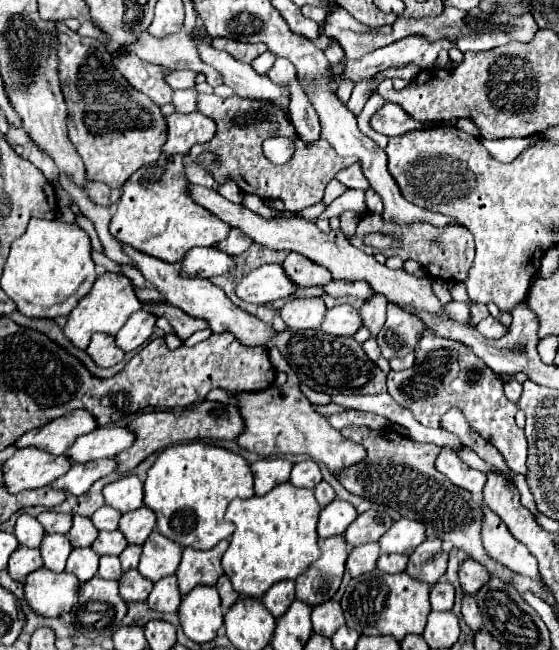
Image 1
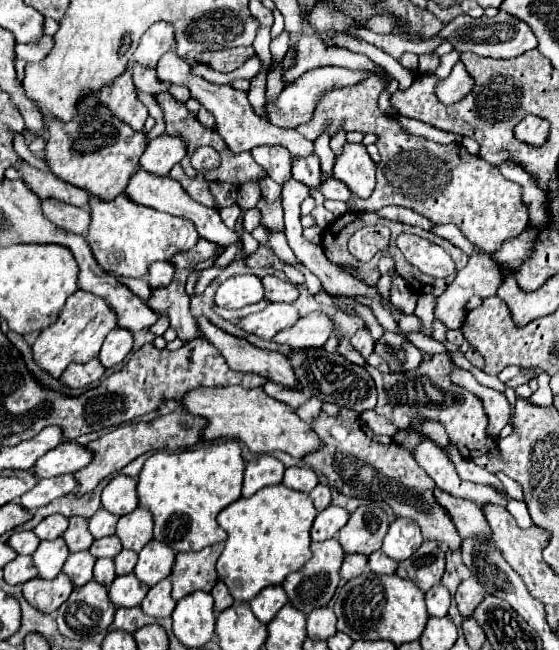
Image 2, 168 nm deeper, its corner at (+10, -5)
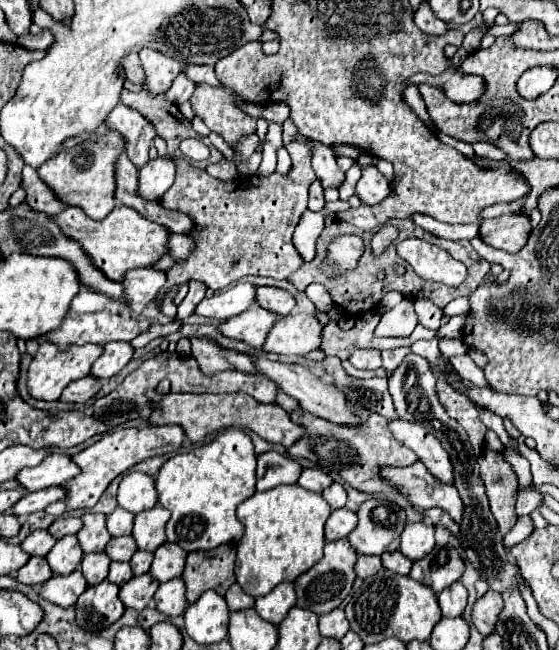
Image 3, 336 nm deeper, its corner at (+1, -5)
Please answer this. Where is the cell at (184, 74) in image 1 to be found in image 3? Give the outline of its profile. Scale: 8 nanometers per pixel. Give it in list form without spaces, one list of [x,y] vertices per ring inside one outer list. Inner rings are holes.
[[[131,53],[131,55],[127,55],[125,59],[121,59],[119,67],[123,69],[125,79],[129,79],[131,83],[139,83],[139,85],[143,85],[145,77],[143,77],[143,71],[141,71],[141,65],[139,65],[139,57],[137,57],[137,53]]]

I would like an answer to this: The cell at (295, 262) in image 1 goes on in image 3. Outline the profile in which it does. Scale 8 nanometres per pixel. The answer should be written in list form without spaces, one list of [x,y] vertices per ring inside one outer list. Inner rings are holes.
[[[257,287],[255,293],[257,293],[257,305],[263,307],[263,309],[267,309],[267,311],[273,311],[279,317],[289,315],[289,311],[295,305],[295,299],[287,291],[283,291],[283,289]]]

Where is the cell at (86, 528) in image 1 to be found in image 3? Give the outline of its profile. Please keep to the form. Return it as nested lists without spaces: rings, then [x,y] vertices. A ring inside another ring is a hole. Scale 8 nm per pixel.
[[[85,513],[81,519],[83,519],[83,529],[77,533],[81,549],[85,553],[105,551],[105,545],[111,539],[111,535],[105,527],[107,517],[101,513]]]

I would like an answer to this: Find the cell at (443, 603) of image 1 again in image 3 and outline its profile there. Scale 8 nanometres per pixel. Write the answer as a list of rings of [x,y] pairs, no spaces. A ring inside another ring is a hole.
[[[453,583],[439,595],[439,605],[443,609],[443,617],[459,617],[467,607],[467,589],[463,583]]]

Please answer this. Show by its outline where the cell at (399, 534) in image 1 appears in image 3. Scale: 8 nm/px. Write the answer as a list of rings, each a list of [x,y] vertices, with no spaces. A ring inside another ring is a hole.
[[[407,523],[405,531],[401,533],[401,553],[407,555],[411,561],[423,559],[423,555],[431,553],[435,547],[433,525],[431,523]]]

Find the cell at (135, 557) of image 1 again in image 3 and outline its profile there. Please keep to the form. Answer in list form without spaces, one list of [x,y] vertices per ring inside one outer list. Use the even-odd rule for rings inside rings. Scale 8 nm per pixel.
[[[137,551],[129,563],[131,563],[135,575],[145,575],[149,571],[149,567],[151,567],[151,561],[153,561],[153,553]]]

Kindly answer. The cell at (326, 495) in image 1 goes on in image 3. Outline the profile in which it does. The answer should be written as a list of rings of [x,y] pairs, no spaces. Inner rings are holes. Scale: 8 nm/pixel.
[[[333,483],[333,485],[327,487],[321,495],[325,497],[325,501],[327,501],[333,509],[341,509],[341,507],[345,507],[345,503],[347,503],[347,491],[343,489],[341,483]]]

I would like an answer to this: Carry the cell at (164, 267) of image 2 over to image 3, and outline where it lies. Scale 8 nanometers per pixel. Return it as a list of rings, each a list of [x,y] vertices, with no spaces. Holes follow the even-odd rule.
[[[151,267],[127,271],[127,275],[123,275],[121,285],[125,301],[133,307],[143,307],[151,303],[159,293],[159,289],[165,285],[165,273],[155,271]]]

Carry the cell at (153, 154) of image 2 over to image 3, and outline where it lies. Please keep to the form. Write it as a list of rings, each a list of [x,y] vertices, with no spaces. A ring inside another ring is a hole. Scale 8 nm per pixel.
[[[159,157],[155,161],[149,161],[139,171],[137,193],[145,201],[157,201],[171,187],[173,179],[175,179],[175,163],[173,163],[173,159],[161,159]]]

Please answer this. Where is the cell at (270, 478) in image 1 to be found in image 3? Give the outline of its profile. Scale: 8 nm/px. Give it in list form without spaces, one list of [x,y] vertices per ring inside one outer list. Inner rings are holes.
[[[267,451],[257,457],[257,491],[267,491],[277,485],[297,483],[303,467],[281,453]]]

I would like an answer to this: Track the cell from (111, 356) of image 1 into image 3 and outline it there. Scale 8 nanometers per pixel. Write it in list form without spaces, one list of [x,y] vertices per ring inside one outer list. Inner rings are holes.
[[[83,377],[77,379],[73,383],[69,383],[63,393],[61,393],[61,401],[65,403],[87,403],[89,399],[93,399],[101,389],[101,381],[95,377]]]

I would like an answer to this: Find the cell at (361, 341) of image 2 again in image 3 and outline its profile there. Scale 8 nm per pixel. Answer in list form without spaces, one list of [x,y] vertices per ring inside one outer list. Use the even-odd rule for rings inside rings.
[[[357,349],[351,355],[351,365],[357,369],[379,369],[381,367],[381,351],[373,351],[373,349]]]

